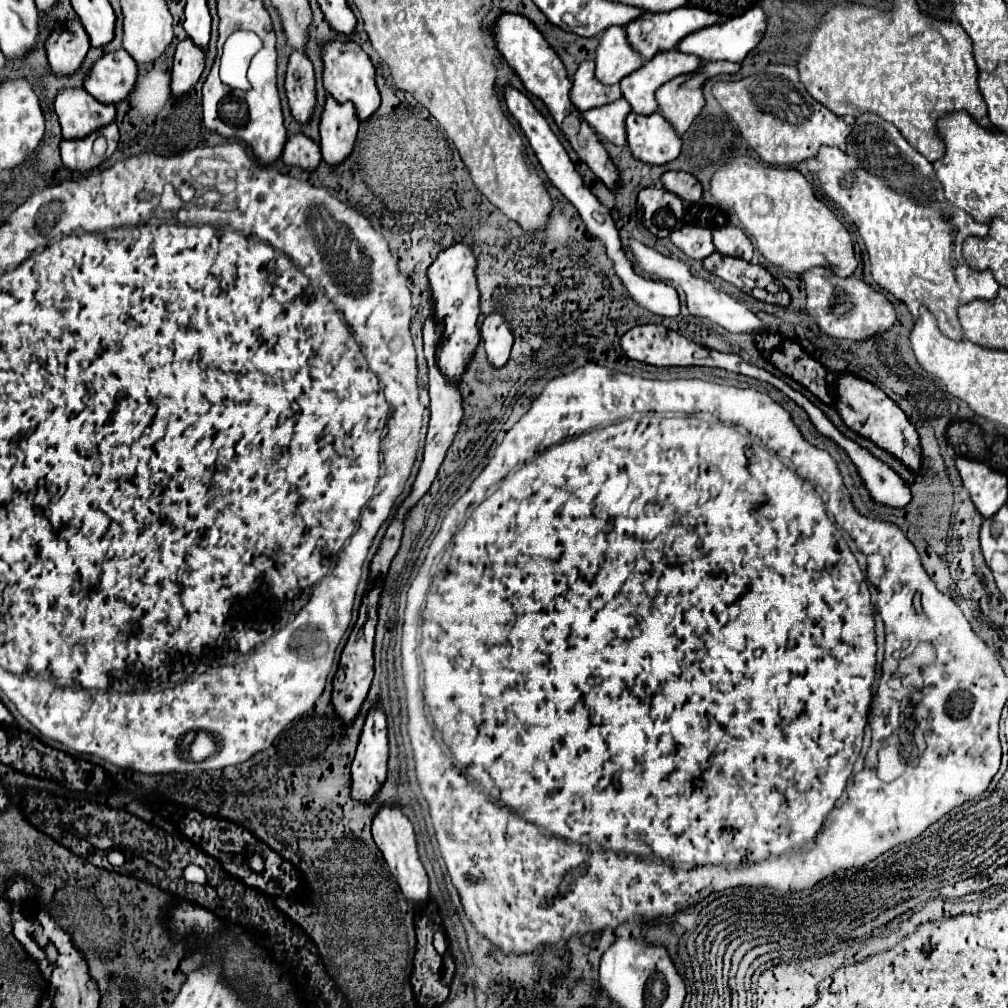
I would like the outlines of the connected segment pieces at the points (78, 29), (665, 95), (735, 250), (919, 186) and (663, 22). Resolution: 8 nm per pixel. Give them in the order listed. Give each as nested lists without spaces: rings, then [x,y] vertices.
[[[67,21],[53,29],[47,41],[47,57],[51,71],[57,77],[69,77],[79,71],[81,63],[91,49],[89,37],[79,21]]]
[[[679,75],[677,79],[671,79],[669,83],[657,89],[659,111],[675,127],[679,135],[683,135],[689,129],[691,121],[701,113],[703,107],[701,91],[687,91],[679,87],[685,79],[687,75]]]
[[[725,225],[725,227],[715,229],[713,231],[713,243],[715,243],[717,251],[723,255],[739,257],[745,261],[751,261],[751,257],[753,257],[753,245],[751,245],[749,237],[739,227]]]
[[[863,113],[861,117],[857,117],[847,139],[847,149],[839,151],[821,147],[821,151],[817,153],[817,161],[823,165],[823,169],[817,173],[823,193],[847,211],[865,241],[873,279],[883,289],[893,293],[895,299],[901,299],[909,307],[913,317],[917,317],[917,309],[925,305],[937,317],[943,335],[949,335],[955,341],[963,339],[965,335],[957,319],[957,307],[961,303],[973,301],[975,297],[993,299],[999,289],[991,271],[973,271],[961,255],[961,243],[965,241],[965,237],[985,237],[987,225],[977,223],[971,215],[965,215],[965,211],[947,203],[947,199],[943,197],[943,187],[937,181],[931,163],[903,139],[893,123],[881,119],[879,115]]]
[[[681,7],[681,9],[673,9],[669,13],[643,13],[641,17],[633,19],[631,23],[625,25],[625,33],[627,33],[627,39],[629,39],[631,47],[633,47],[633,51],[637,51],[641,57],[645,57],[645,61],[649,61],[659,51],[675,49],[677,43],[685,35],[689,35],[689,33],[701,29],[701,27],[713,25],[717,21],[719,21],[719,17],[709,13],[709,11],[705,11],[705,9],[699,9],[699,7]]]

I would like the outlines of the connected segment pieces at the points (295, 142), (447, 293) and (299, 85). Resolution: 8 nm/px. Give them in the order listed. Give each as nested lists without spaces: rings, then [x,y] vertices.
[[[297,133],[289,135],[285,151],[283,151],[283,163],[289,167],[299,167],[303,171],[313,171],[323,161],[319,145],[313,143],[309,137]]]
[[[455,243],[449,249],[441,251],[435,263],[429,267],[429,281],[433,291],[433,305],[435,305],[435,319],[443,323],[443,333],[439,339],[439,347],[435,351],[437,367],[449,379],[449,383],[461,381],[469,359],[473,359],[473,351],[479,345],[479,291],[475,283],[475,257],[471,249],[463,243]]]
[[[293,51],[289,57],[287,67],[287,79],[285,79],[285,91],[289,99],[291,113],[299,125],[305,125],[311,121],[317,95],[315,95],[315,71],[309,59],[305,59],[303,53]]]

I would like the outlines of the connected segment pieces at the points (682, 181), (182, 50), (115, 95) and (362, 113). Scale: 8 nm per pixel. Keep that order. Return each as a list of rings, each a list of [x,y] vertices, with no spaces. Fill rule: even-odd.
[[[667,171],[661,175],[661,183],[667,191],[679,195],[685,201],[697,201],[703,191],[701,183],[685,171]]]
[[[185,39],[177,45],[173,73],[171,73],[171,95],[181,97],[189,93],[199,81],[205,67],[205,53],[199,47],[193,47],[191,39]]]
[[[125,49],[111,51],[95,61],[85,79],[85,91],[101,103],[125,101],[137,83],[137,63]]]
[[[333,41],[329,45],[325,45],[323,49],[323,85],[325,91],[329,95],[333,95],[333,99],[337,99],[339,103],[351,101],[355,105],[355,115],[359,121],[369,119],[377,107],[381,105],[381,95],[375,87],[375,67],[369,61],[367,53],[357,45],[357,43],[343,43],[343,41]]]

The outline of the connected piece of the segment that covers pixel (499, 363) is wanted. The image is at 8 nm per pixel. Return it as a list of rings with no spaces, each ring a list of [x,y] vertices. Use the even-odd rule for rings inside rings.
[[[499,313],[489,315],[481,325],[481,341],[491,367],[501,369],[509,361],[509,351],[513,345],[513,335],[509,325]]]

